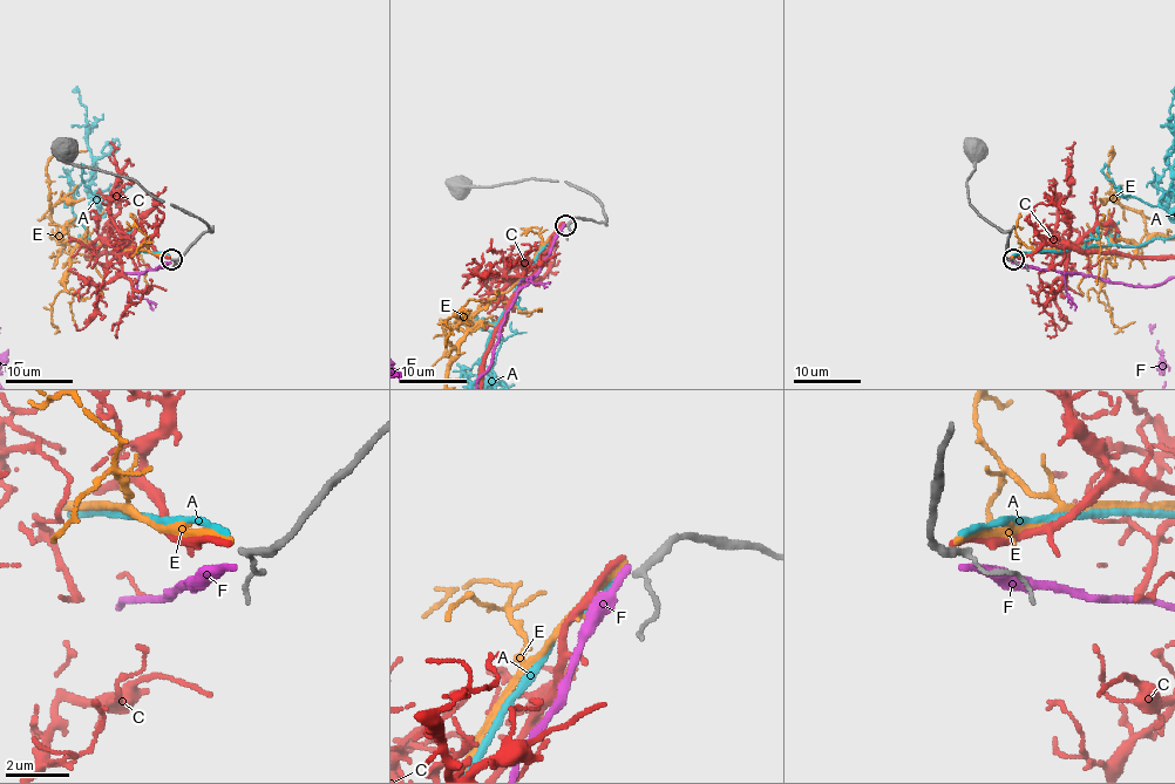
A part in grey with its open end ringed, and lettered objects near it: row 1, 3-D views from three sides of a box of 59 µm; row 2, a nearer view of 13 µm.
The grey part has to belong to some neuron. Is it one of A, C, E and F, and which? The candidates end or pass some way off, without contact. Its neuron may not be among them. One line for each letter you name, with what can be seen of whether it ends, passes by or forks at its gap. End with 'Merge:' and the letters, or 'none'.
E: it ends there
Merge: E

